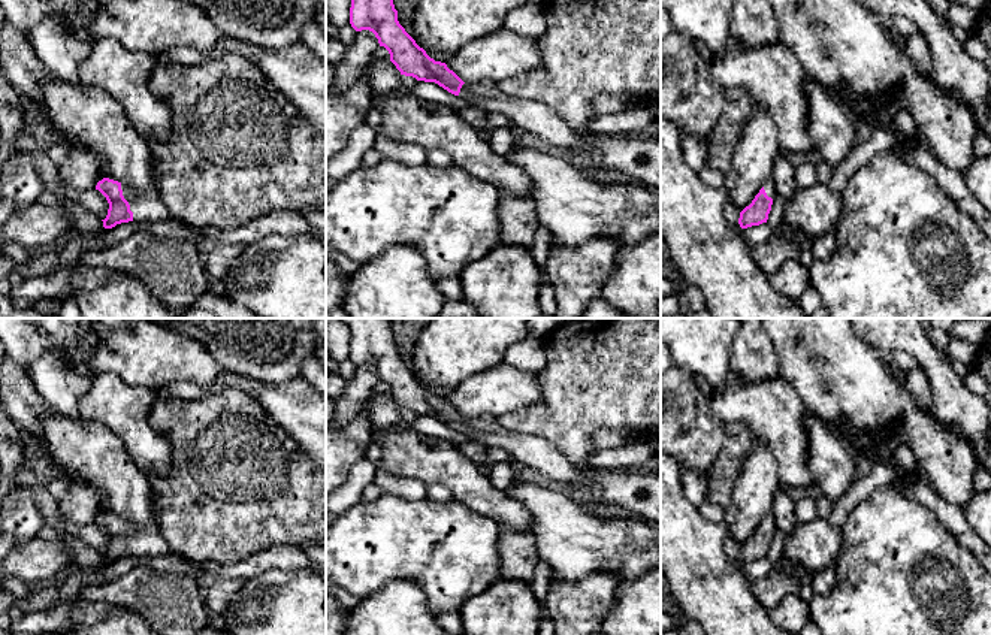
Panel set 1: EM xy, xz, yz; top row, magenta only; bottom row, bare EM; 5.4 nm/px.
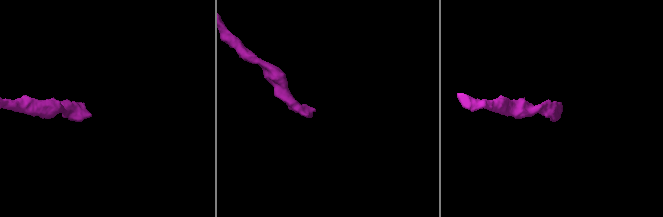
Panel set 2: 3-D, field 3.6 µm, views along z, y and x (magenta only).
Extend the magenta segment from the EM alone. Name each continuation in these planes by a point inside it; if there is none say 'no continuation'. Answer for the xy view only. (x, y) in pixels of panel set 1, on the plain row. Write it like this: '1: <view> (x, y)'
1: xy (147, 541)

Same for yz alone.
1: yz (770, 523)

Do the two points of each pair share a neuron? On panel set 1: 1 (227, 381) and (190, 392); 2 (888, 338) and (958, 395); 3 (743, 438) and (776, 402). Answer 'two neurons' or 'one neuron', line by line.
1: one neuron
2: one neuron
3: two neurons

